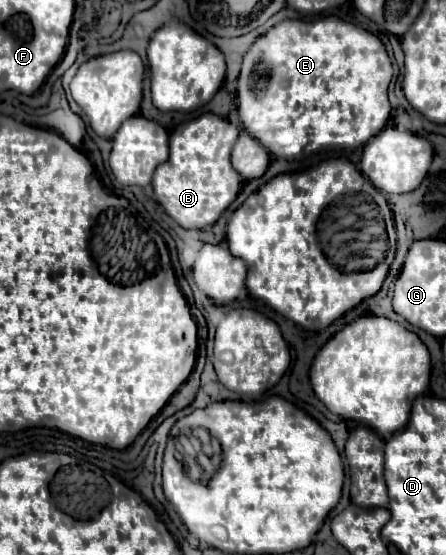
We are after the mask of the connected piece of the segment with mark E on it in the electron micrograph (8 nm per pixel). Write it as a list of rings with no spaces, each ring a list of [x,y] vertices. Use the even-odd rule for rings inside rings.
[[[323,17],[311,23],[287,19],[261,35],[243,57],[237,109],[245,131],[257,137],[257,141],[261,141],[261,145],[265,145],[276,159],[291,161],[301,156],[303,151],[314,152],[329,145],[334,145],[335,151],[341,153],[342,150],[347,154],[365,145],[385,127],[391,113],[391,105],[387,101],[391,75],[393,67],[385,45],[373,33],[339,17]],[[261,63],[269,69],[269,81],[265,85],[257,85],[253,79],[253,73]]]

